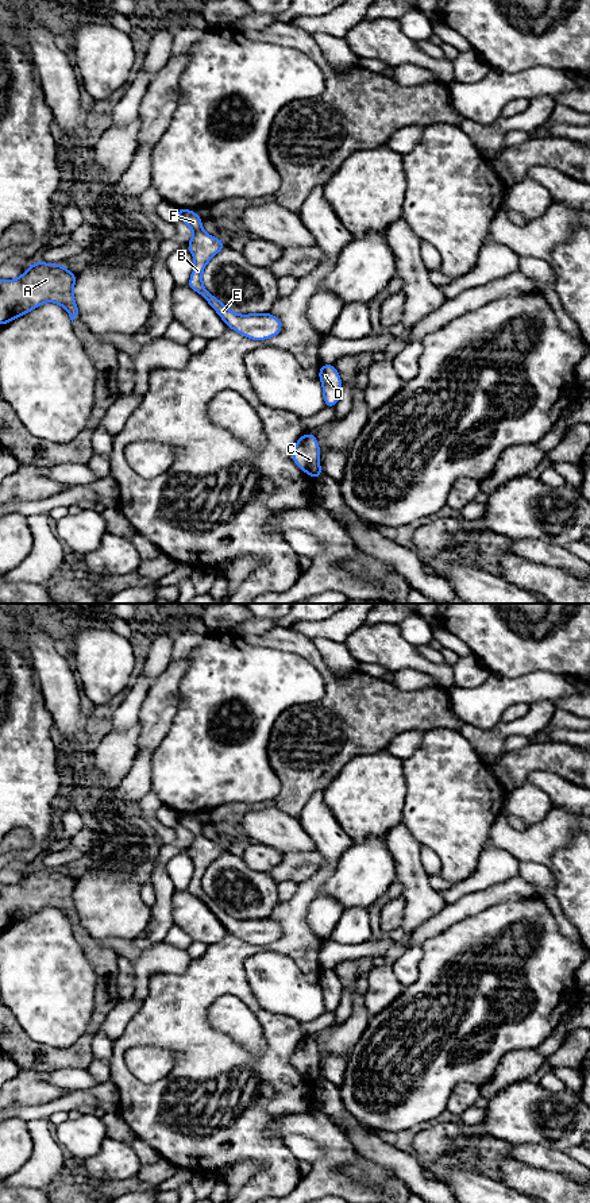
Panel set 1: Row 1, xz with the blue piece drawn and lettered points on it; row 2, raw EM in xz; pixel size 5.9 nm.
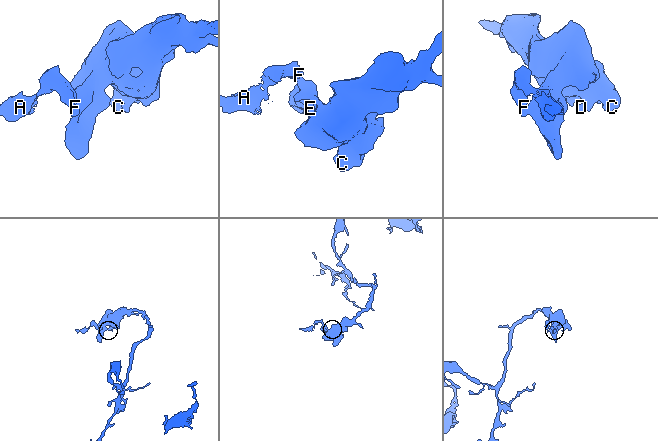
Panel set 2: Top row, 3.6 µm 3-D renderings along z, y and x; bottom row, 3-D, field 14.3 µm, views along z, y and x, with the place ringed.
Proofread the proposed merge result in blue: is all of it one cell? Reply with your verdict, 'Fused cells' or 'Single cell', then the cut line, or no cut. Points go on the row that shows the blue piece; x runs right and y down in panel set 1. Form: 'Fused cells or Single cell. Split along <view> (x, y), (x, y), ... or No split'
Fused cells. Split along xz (185, 209), (180, 214), (178, 219)

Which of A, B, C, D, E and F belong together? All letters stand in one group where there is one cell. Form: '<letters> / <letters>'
A / B C D E F

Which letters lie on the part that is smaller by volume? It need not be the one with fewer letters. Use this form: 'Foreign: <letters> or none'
Foreign: A

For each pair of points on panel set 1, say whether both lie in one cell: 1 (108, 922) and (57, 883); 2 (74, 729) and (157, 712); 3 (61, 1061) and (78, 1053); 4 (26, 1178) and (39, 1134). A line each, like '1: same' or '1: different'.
1: different
2: different
3: same
4: same

